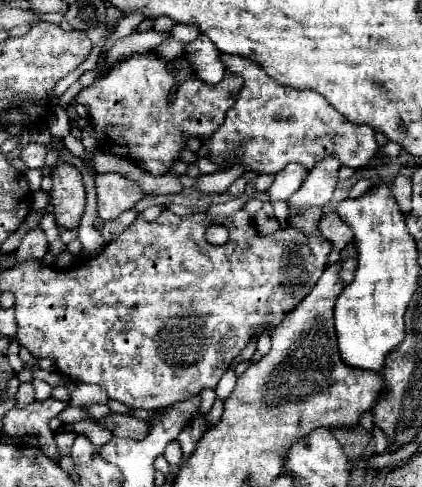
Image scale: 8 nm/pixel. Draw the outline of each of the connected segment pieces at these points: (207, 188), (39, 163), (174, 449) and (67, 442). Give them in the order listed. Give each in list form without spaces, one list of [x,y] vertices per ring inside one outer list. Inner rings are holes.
[[[226,168],[214,174],[200,174],[196,178],[196,190],[200,192],[226,192],[228,186],[244,174],[244,168]]]
[[[28,144],[28,146],[22,150],[20,158],[22,158],[22,162],[24,162],[28,168],[42,168],[42,166],[44,166],[46,152],[48,152],[48,150],[46,150],[42,144]]]
[[[172,440],[172,442],[166,446],[166,450],[164,450],[164,458],[168,460],[168,464],[170,464],[172,468],[178,468],[178,466],[182,464],[182,450],[180,450],[178,440]]]
[[[58,432],[56,434],[56,444],[58,444],[58,450],[62,456],[68,456],[70,448],[72,448],[72,442],[74,442],[74,432]]]

